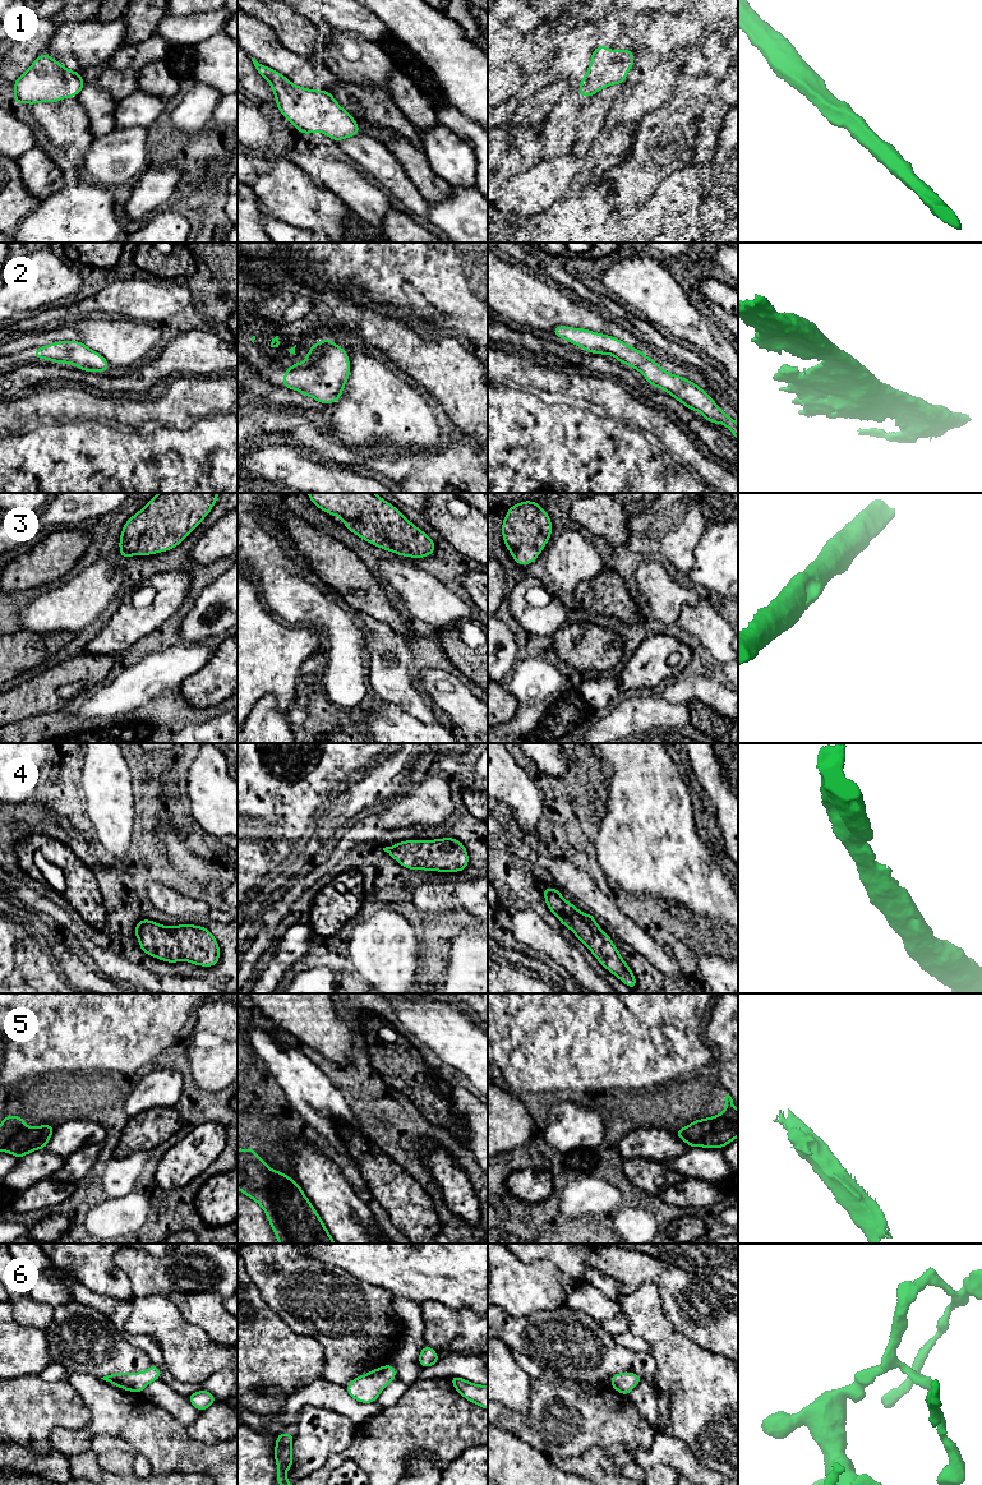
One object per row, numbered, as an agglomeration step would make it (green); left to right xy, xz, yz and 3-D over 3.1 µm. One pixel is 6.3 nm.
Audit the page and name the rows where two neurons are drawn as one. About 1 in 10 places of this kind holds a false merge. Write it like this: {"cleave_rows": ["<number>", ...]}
{"cleave_rows": []}

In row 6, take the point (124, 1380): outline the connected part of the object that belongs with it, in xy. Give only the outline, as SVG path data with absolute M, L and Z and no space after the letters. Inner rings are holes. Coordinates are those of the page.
M152 1364L149 1369L140 1373L133 1373L133 1374L114 1373L101 1379L114 1385L117 1385L124 1391L130 1391L130 1392L134 1391L142 1393L147 1384L149 1384L153 1380L161 1379L161 1371L157 1365Z

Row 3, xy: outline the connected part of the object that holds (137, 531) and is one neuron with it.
M158 493L124 525L120 559L179 545L211 512L220 493Z

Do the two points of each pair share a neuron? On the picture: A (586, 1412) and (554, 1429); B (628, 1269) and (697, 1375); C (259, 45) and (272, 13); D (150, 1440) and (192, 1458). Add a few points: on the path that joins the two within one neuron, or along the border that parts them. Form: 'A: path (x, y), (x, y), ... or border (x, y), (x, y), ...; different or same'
A: path (579, 1416), (566, 1417), (562, 1421); same
B: border (621, 1296), (651, 1282), (663, 1304); different
C: border (250, 15), (266, 23), (286, 47); different
D: path (160, 1440), (181, 1453); same

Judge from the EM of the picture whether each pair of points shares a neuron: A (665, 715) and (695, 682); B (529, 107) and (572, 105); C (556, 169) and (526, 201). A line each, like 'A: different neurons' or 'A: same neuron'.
A: different neurons
B: different neurons
C: same neuron

